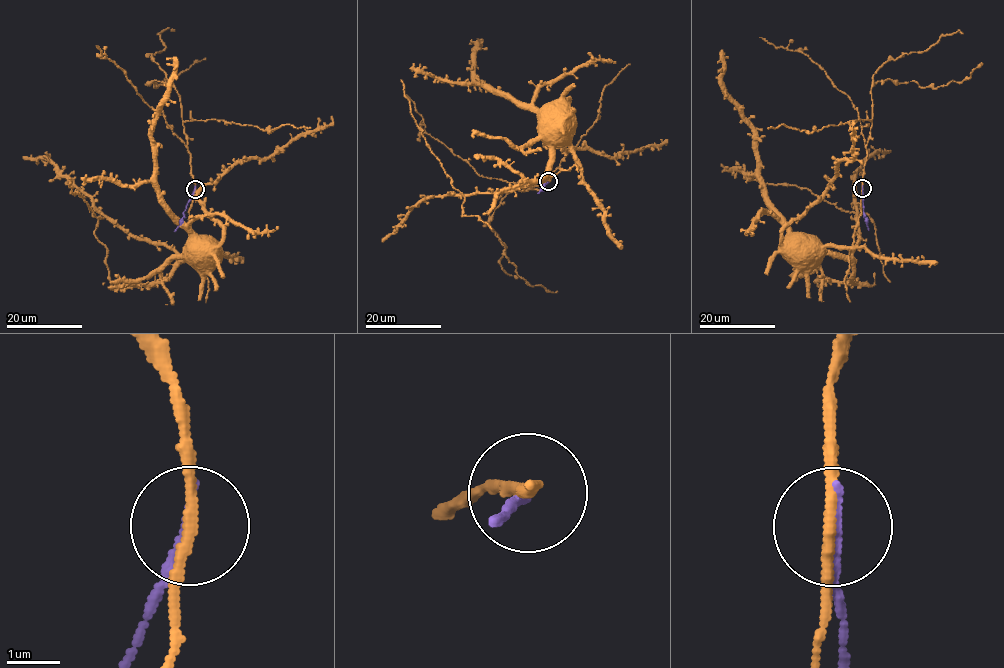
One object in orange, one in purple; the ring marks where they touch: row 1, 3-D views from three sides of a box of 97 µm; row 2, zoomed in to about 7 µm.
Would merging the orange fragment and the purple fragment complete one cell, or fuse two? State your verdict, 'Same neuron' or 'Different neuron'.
Different neuron

